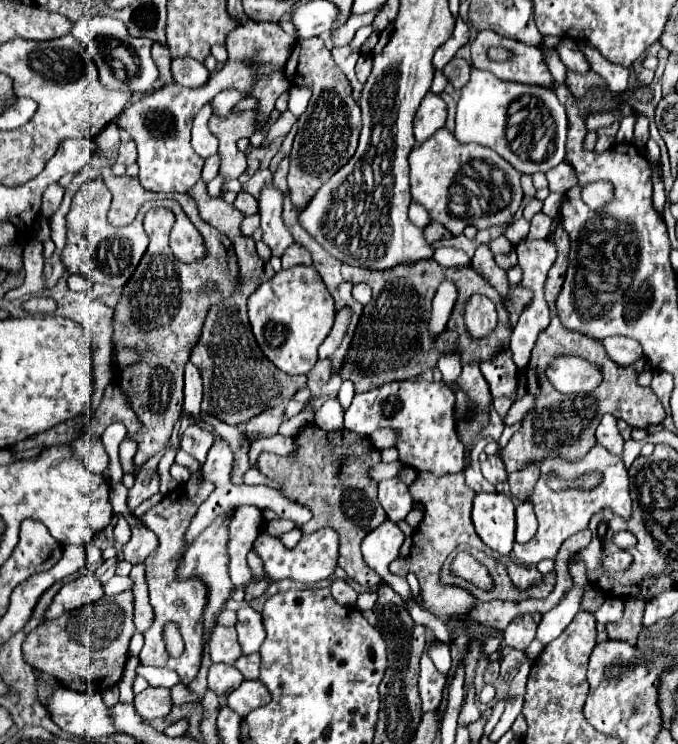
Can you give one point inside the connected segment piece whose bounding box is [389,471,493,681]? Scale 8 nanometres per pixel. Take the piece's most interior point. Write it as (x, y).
(447, 501)

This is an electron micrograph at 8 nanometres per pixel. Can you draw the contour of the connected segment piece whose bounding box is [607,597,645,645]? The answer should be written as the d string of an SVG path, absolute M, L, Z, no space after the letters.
M627 597L623 619L607 625L609 637L615 641L627 641L629 645L637 645L637 637L639 637L639 631L643 627L643 623L641 623L643 621L643 609L645 609L645 603L641 599Z

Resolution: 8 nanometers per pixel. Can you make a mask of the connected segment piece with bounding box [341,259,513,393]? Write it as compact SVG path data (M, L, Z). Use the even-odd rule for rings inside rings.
M423 259L423 263L413 263L411 267L405 267L405 263L399 263L399 267L391 267L391 271L371 271L371 269L343 265L341 273L345 281L351 281L353 285L367 283L373 289L373 301L367 303L363 309L363 317L359 321L359 327L351 343L351 351L343 367L343 377L355 383L357 393L371 391L391 381L415 379L423 371L433 369L439 357L449 353L459 353L461 363L467 365L467 363L483 363L487 359L493 359L501 349L509 347L513 327L509 323L509 315L503 305L503 299L471 265L443 267L433 259ZM443 281L451 281L457 285L457 301L451 309L451 317L445 329L439 335L433 335L429 331L431 301L435 297L437 287ZM473 293L485 293L495 303L499 313L497 331L493 331L487 339L479 339L479 341L473 341L469 337L463 323L463 305Z

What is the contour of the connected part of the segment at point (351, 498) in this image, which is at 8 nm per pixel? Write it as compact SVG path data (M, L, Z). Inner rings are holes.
M315 423L299 431L295 453L287 457L263 453L257 461L257 469L267 479L279 483L287 499L313 511L313 519L303 525L303 533L313 533L319 527L333 527L339 533L339 567L365 587L381 583L381 577L367 567L361 555L363 537L387 519L383 507L377 503L377 483L369 477L371 467L379 463L381 451L365 435L355 435L347 429L325 431Z

